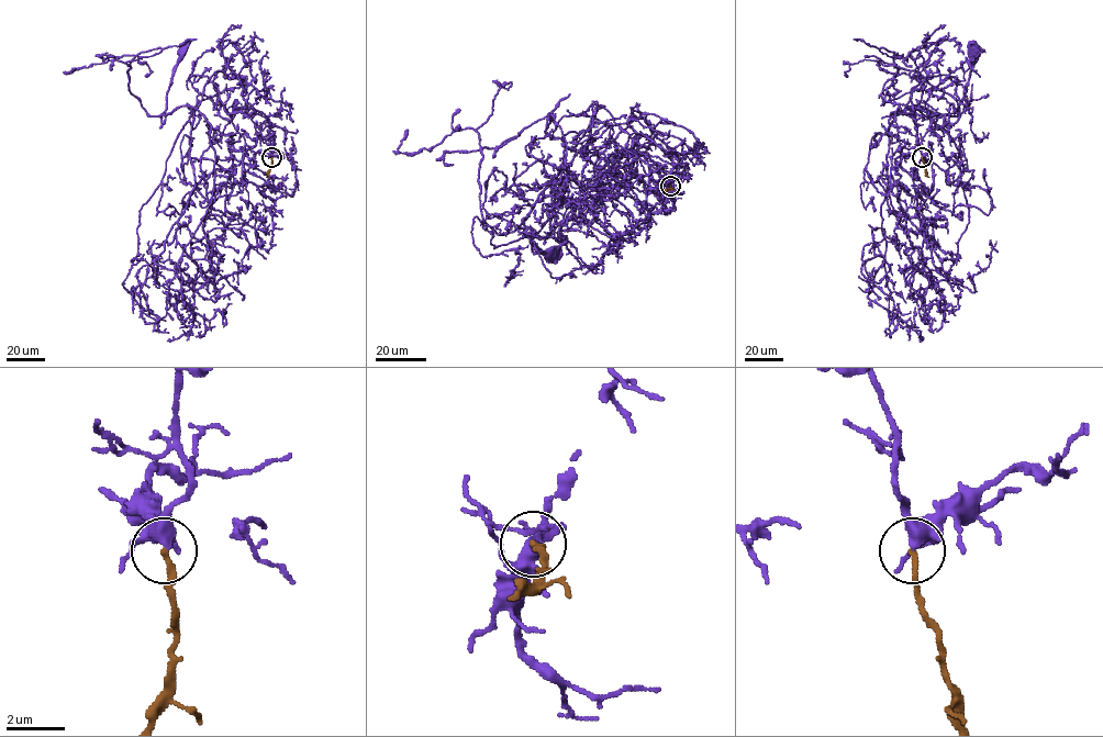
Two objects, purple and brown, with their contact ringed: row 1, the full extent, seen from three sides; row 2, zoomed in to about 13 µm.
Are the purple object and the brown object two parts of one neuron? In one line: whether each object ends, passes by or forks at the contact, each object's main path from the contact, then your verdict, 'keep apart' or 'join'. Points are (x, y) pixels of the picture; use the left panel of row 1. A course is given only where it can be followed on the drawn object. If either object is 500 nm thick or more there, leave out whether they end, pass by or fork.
purple forks; brown ends; course purple (271, 156), (267, 118), (246, 108), (227, 113), (211, 81), (195, 110), (177, 107), (160, 126), (182, 51); course brown (271, 156), (267, 177); join

